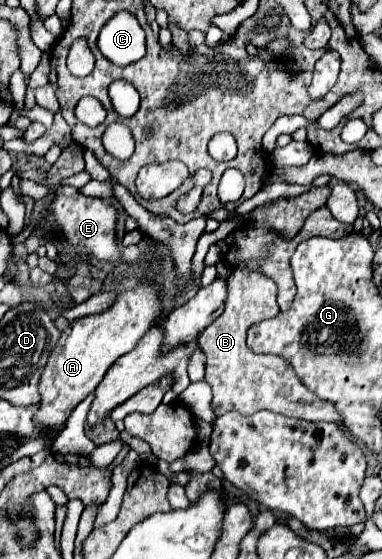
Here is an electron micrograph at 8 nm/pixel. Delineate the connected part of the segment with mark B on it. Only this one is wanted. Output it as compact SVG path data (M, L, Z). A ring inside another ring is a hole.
M234 266L228 276L228 300L226 308L212 326L208 326L200 338L200 350L206 356L204 380L212 386L212 410L216 416L236 410L240 414L254 414L258 410L272 410L284 416L308 420L308 422L340 422L334 406L328 400L320 400L312 394L294 374L292 366L276 356L254 354L246 346L246 330L266 318L274 318L280 310L276 304L274 280L264 274L250 272L244 266Z

